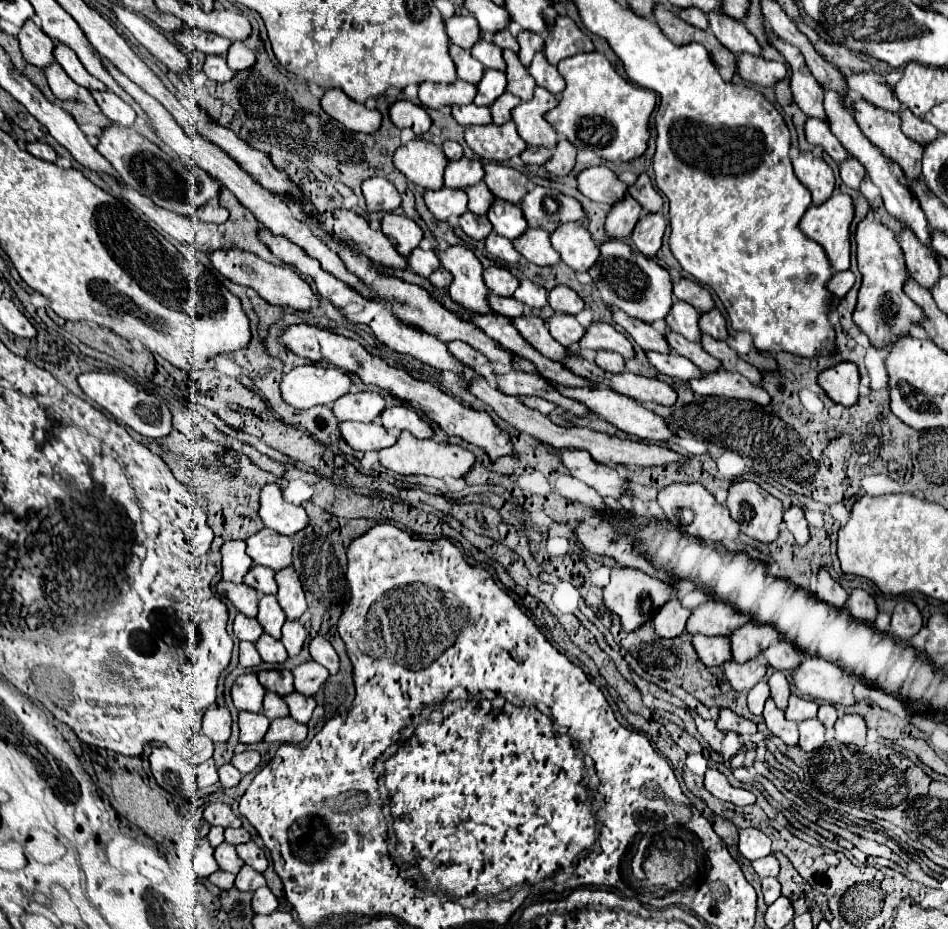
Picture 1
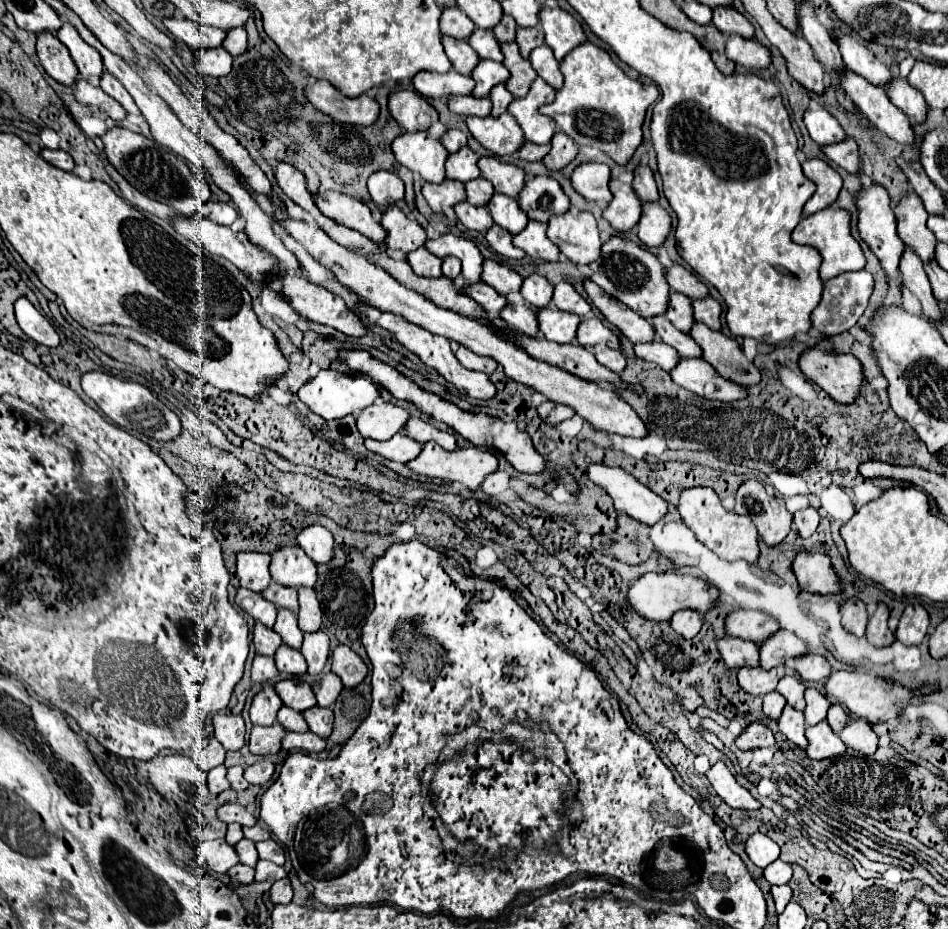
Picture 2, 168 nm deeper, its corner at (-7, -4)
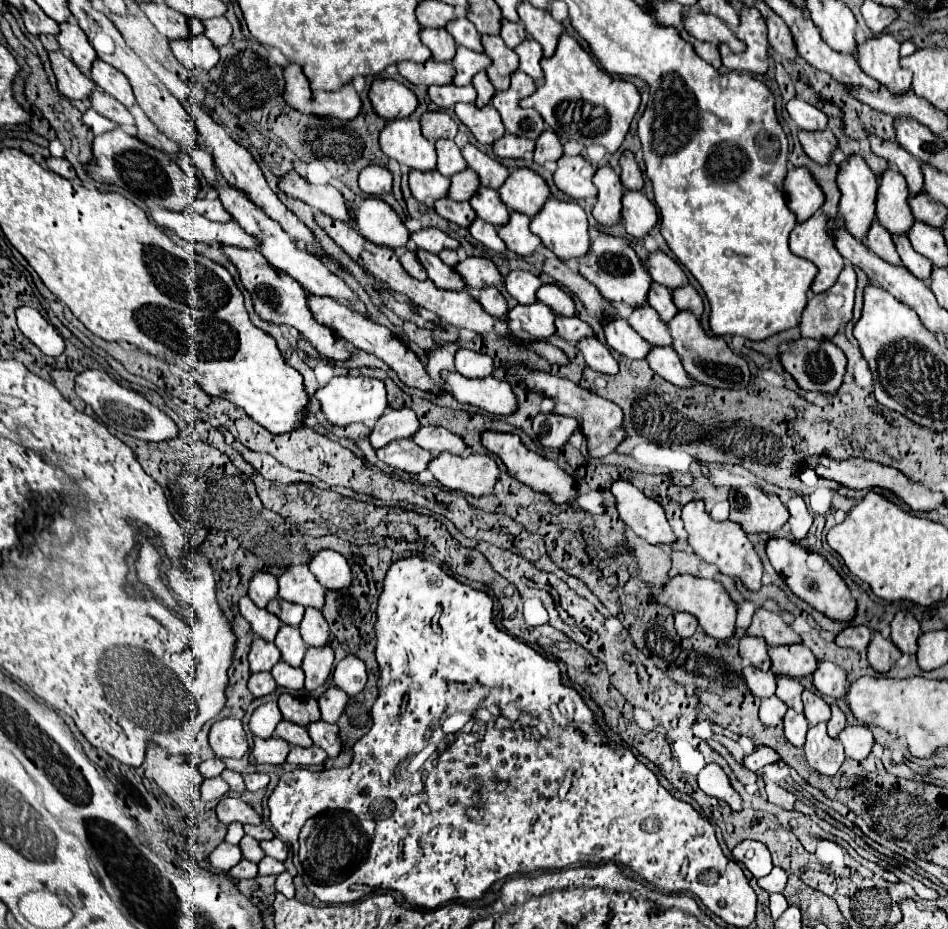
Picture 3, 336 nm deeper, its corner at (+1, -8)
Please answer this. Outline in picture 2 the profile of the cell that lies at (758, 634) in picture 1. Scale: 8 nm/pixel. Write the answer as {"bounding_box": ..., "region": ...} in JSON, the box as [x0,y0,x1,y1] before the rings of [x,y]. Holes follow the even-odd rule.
{"bounding_box":[760,630,806,670],"region":[[[778,630],[774,636],[760,644],[760,666],[772,670],[786,660],[794,660],[806,654],[806,644],[788,630]]]}

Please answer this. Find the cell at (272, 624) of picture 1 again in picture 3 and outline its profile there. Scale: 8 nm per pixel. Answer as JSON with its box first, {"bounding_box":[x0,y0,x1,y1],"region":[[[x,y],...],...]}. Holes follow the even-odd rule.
{"bounding_box":[274,624,306,666],"region":[[[282,624],[274,644],[278,646],[278,650],[282,652],[282,660],[288,662],[290,666],[300,666],[304,652],[306,652],[306,644],[298,634],[298,628],[292,628],[288,624]]]}

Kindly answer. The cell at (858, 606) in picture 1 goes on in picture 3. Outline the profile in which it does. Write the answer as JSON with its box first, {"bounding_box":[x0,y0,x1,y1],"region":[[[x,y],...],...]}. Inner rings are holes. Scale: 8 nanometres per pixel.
{"bounding_box":[868,632,900,672],"region":[[[874,632],[870,644],[868,644],[868,662],[876,672],[886,672],[890,666],[900,658],[900,650],[892,644],[892,640],[886,640],[880,632]]]}

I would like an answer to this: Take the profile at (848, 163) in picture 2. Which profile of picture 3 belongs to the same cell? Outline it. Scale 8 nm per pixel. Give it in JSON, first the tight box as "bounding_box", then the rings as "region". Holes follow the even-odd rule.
{"bounding_box":[798,132,838,164],"region":[[[800,132],[798,134],[804,152],[818,164],[828,164],[832,160],[832,152],[838,148],[838,138],[830,132]]]}

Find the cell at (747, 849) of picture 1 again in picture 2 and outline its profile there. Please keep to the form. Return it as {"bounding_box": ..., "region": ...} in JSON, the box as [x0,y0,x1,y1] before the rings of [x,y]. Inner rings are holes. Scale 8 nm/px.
{"bounding_box":[746,834,780,868],"region":[[[752,834],[746,842],[746,854],[758,868],[766,868],[768,864],[772,864],[780,856],[780,848],[768,836]]]}

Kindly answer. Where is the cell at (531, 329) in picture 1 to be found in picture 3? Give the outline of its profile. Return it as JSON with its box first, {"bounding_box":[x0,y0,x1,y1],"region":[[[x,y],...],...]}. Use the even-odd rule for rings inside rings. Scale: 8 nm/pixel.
{"bounding_box":[478,288,508,320],"region":[[[484,288],[484,292],[480,292],[480,300],[478,302],[482,304],[482,308],[490,316],[506,320],[506,316],[508,316],[508,304],[506,304],[506,298],[500,294],[500,290],[496,290],[496,288]]]}

